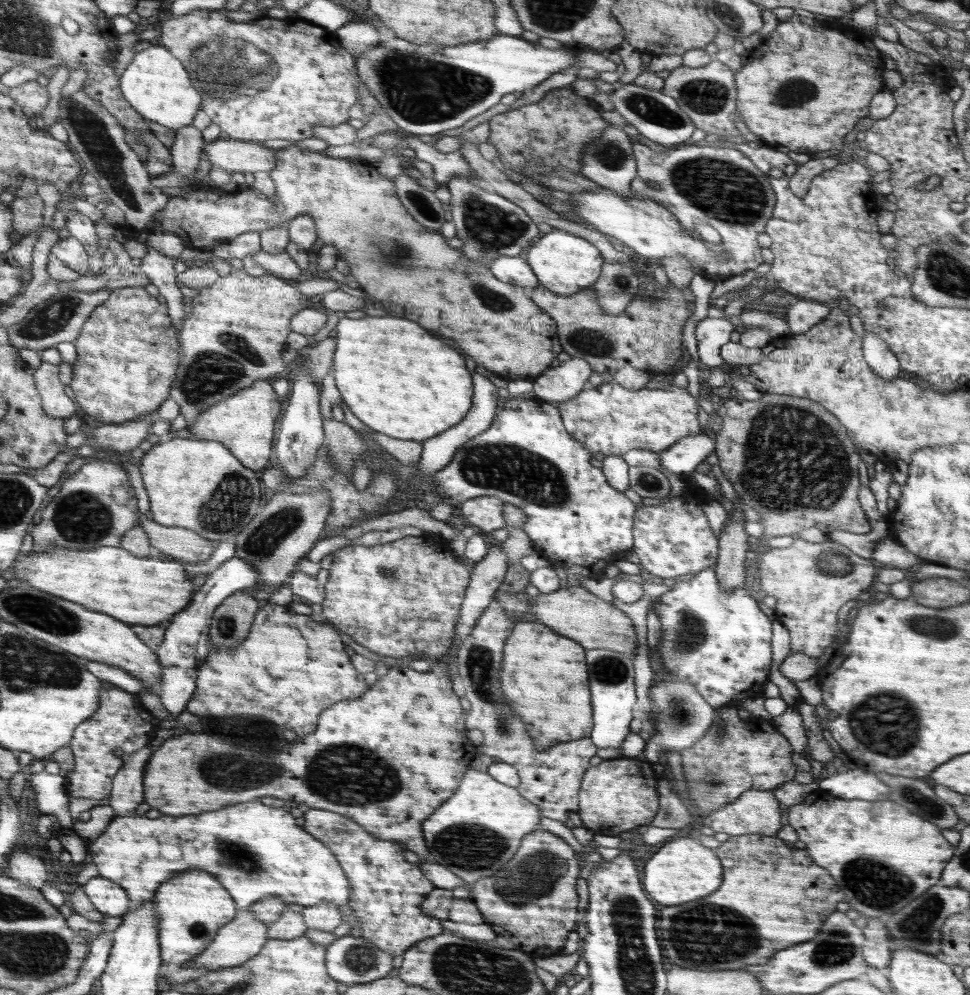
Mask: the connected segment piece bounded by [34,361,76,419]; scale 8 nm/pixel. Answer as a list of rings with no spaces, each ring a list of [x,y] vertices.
[[[42,361],[37,373],[34,374],[34,383],[47,415],[61,419],[75,415],[74,402],[66,396],[64,386],[58,380],[58,365]]]

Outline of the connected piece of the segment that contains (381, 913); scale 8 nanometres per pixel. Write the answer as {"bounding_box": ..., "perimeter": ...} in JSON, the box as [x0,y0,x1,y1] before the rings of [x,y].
{"bounding_box":[303,809,442,955],"perimeter":[[[309,809],[303,817],[306,831],[323,843],[337,858],[353,888],[349,907],[360,922],[361,937],[389,955],[402,955],[417,942],[442,934],[442,922],[422,914],[420,906],[436,886],[404,857],[406,845],[370,834],[361,824],[329,810]]]}

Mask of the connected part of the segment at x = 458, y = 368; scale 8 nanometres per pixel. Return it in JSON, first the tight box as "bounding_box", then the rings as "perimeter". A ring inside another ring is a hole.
{"bounding_box":[332,308,472,443],"perimeter":[[[376,308],[359,320],[341,315],[335,328],[337,351],[333,355],[332,375],[352,414],[374,431],[420,443],[462,422],[472,406],[472,378],[462,356],[430,336],[416,322],[392,316],[370,318],[374,316],[372,312],[376,312]]]}

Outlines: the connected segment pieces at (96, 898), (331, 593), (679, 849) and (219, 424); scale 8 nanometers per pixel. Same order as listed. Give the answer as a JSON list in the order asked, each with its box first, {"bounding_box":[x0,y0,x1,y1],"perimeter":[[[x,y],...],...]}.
[{"bounding_box":[82,875,131,916],"perimeter":[[[97,875],[82,886],[98,912],[108,916],[124,915],[131,908],[129,894],[118,883]]]},{"bounding_box":[316,535,470,659],"perimeter":[[[426,535],[404,537],[375,546],[348,545],[334,554],[324,586],[324,600],[316,607],[322,612],[324,620],[330,620],[354,642],[378,655],[398,659],[422,654],[438,659],[448,652],[470,578],[470,570],[454,555],[448,543],[437,542]]]},{"bounding_box":[642,837,724,906],"perimeter":[[[676,837],[666,842],[644,866],[644,878],[642,878],[644,890],[658,904],[664,906],[676,906],[712,894],[722,884],[722,874],[724,874],[722,864],[716,858],[714,850],[690,837]]]},{"bounding_box":[190,380,282,470],"perimeter":[[[267,380],[257,381],[253,386],[241,390],[232,397],[220,401],[198,415],[190,426],[194,439],[209,439],[224,444],[234,456],[252,470],[267,468],[272,452],[274,424],[282,412],[278,396]]]}]

